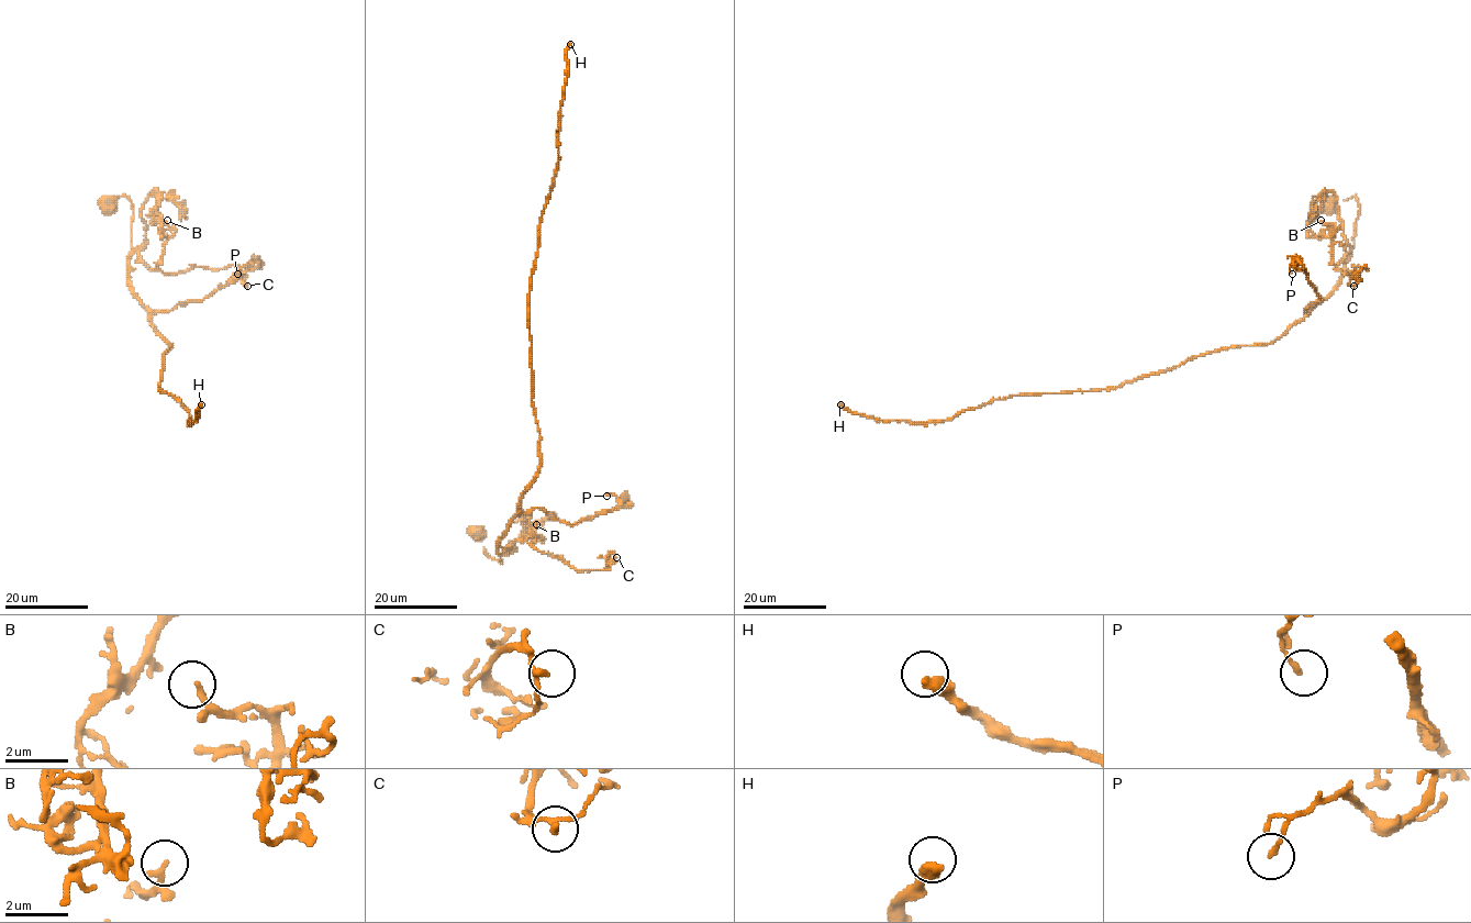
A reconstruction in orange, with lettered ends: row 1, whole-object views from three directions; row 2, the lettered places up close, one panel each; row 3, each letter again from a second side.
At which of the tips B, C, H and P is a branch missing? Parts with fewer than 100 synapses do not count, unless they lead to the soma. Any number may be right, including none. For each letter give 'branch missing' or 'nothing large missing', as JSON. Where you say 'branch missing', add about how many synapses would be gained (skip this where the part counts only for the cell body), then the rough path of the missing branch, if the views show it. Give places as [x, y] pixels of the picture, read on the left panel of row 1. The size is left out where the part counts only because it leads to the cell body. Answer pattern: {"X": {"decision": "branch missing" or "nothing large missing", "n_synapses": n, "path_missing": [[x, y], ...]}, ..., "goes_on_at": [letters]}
{"B": {"decision": "nothing large missing"}, "C": {"decision": "nothing large missing"}, "H": {"decision": "branch missing", "n_synapses": 350, "path_missing": [[201, 404], [297, 335], [277, 220], [307, 113], [271, 89]]}, "P": {"decision": "nothing large missing"}, "goes_on_at": ["H"]}

